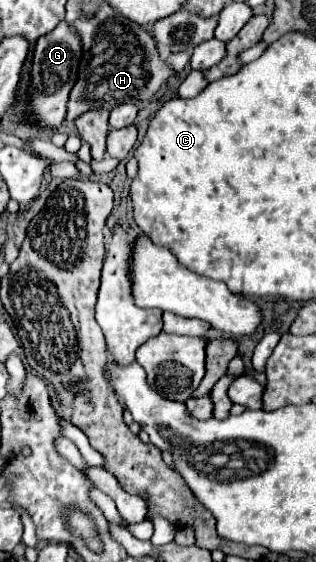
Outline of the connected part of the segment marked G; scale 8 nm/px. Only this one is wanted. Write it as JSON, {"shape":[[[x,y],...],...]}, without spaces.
{"shape":[[[63,20],[55,30],[41,36],[35,46],[33,56],[33,70],[31,70],[31,104],[33,104],[33,120],[43,128],[59,128],[65,120],[69,92],[77,82],[81,60],[81,38],[79,34]]]}

